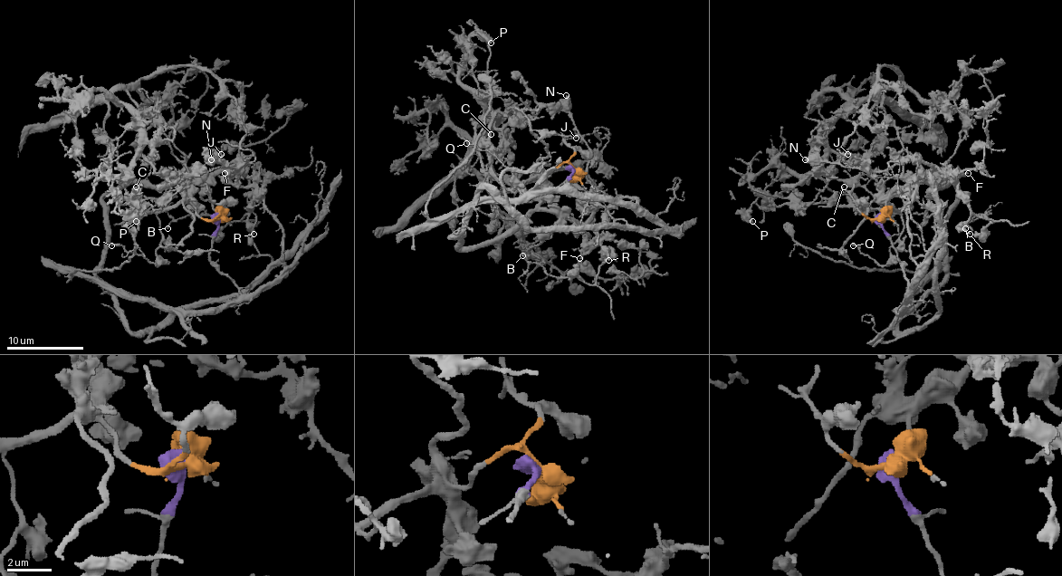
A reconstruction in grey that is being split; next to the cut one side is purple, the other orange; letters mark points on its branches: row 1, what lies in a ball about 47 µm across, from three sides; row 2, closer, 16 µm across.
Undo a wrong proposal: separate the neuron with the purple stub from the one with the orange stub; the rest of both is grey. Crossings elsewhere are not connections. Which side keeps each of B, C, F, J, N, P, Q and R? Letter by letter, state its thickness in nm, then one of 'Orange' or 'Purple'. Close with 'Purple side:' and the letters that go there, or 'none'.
B: Thickness 120 nm. Orange
C: Thickness 130 nm. Orange
F: Thickness 190 nm. Orange
J: Thickness 120 nm. Orange
N: Thickness 550 nm. Orange
P: Thickness 500 nm. Orange
Q: Thickness 160 nm. Orange
R: Thickness 190 nm. Orange
Purple side: none

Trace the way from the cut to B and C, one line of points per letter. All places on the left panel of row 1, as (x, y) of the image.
B: (217, 219), (196, 211), (186, 180), (229, 167), (248, 180), (253, 207), (244, 215), (185, 217), (167, 228)
C: (217, 219), (208, 219), (186, 202), (152, 211), (137, 207), (129, 194), (137, 186)

